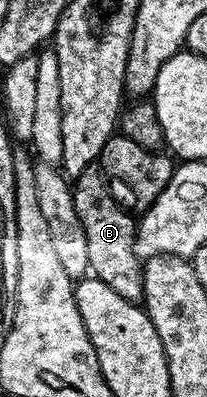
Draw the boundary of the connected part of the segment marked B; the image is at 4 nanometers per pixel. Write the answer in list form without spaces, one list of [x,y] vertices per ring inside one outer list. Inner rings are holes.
[[[98,167],[86,168],[80,176],[74,177],[71,193],[77,218],[81,218],[81,226],[85,226],[90,271],[98,280],[117,290],[121,298],[142,301],[144,265],[135,252],[136,217],[115,201],[111,185]]]

